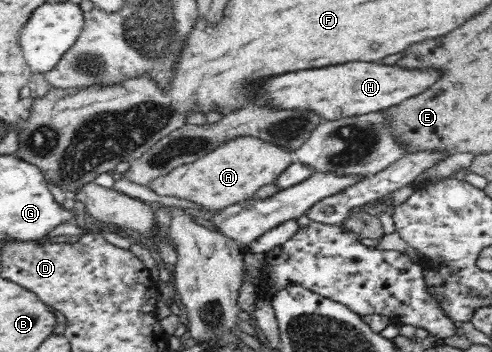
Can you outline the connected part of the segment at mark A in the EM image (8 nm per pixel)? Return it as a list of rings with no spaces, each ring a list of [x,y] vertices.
[[[241,135],[227,139],[213,150],[193,162],[183,164],[159,176],[151,182],[151,188],[163,196],[179,196],[203,204],[207,208],[221,210],[229,205],[247,200],[260,188],[272,184],[274,180],[295,162],[294,151],[281,145],[261,140],[253,135]]]

